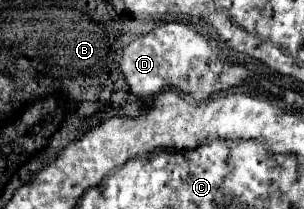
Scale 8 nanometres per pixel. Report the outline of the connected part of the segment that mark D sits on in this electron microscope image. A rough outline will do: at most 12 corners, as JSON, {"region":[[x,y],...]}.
{"region":[[168,22],[122,52],[132,94],[204,100],[252,76],[190,26]]}

